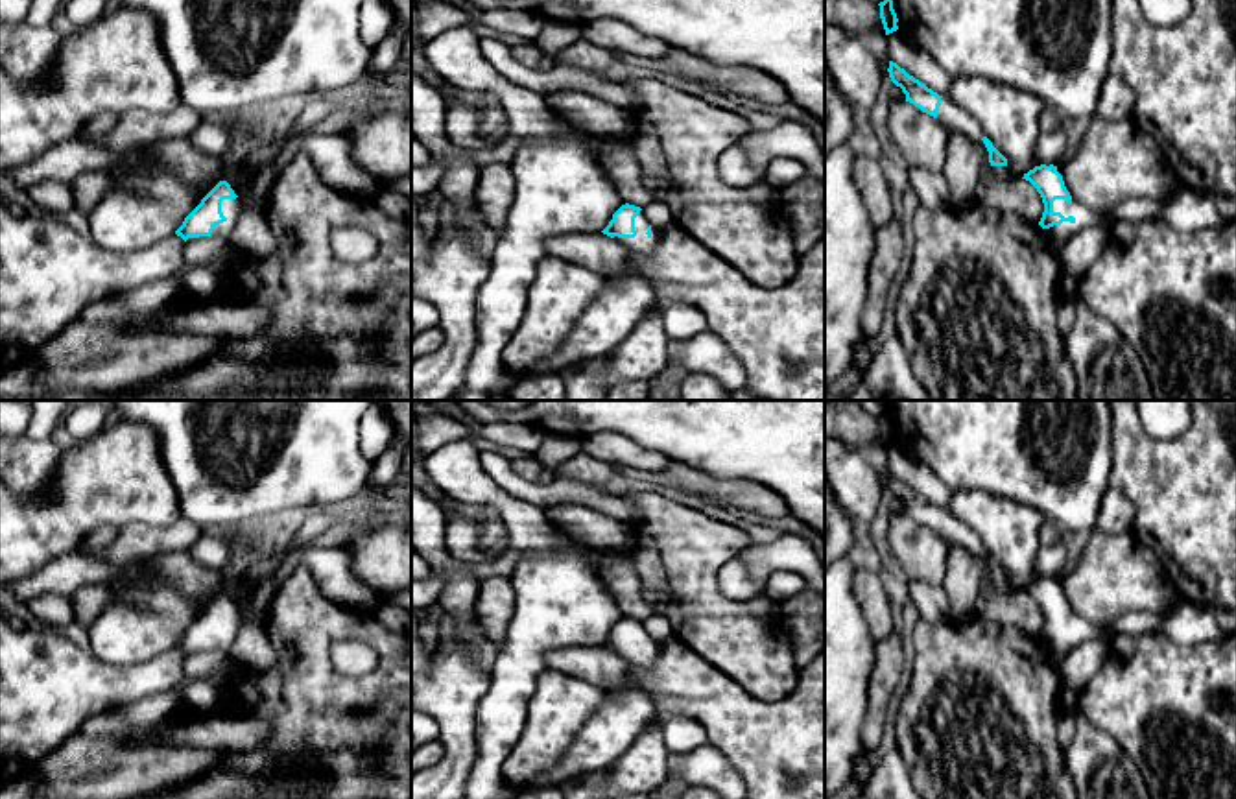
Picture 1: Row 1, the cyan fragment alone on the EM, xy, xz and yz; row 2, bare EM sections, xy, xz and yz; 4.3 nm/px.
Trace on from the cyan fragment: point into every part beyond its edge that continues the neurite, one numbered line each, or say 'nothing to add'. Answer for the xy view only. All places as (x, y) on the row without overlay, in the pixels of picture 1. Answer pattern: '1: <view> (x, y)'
1: xy (227, 619)

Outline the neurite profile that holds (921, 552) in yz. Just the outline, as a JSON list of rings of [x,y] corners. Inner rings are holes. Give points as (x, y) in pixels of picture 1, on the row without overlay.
[[[891,515],[887,541],[911,583],[943,585],[948,541],[909,515]]]

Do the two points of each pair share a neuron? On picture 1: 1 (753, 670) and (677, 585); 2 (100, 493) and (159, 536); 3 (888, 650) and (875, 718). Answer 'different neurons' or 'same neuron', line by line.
1: same neuron
2: different neurons
3: same neuron

